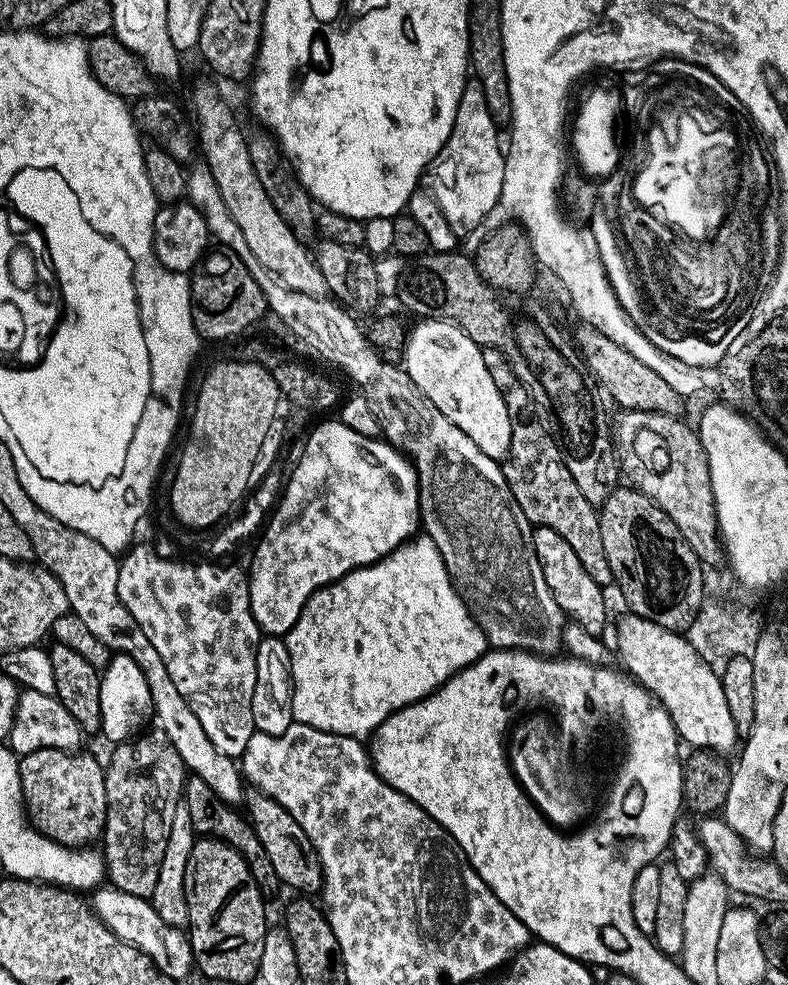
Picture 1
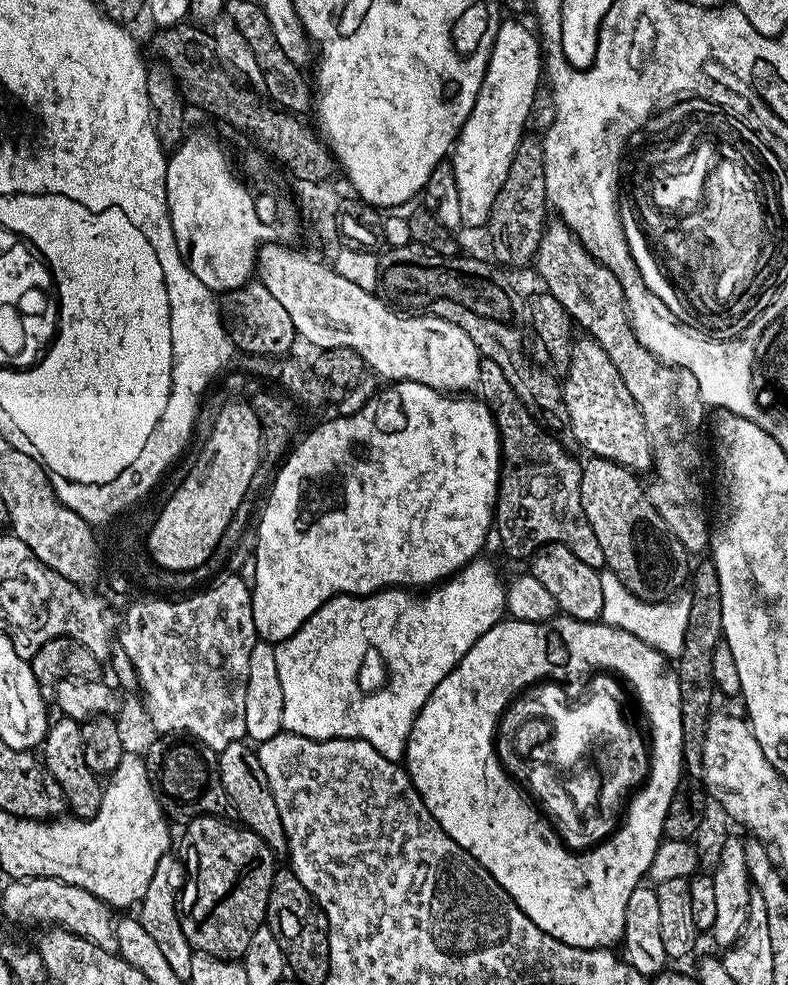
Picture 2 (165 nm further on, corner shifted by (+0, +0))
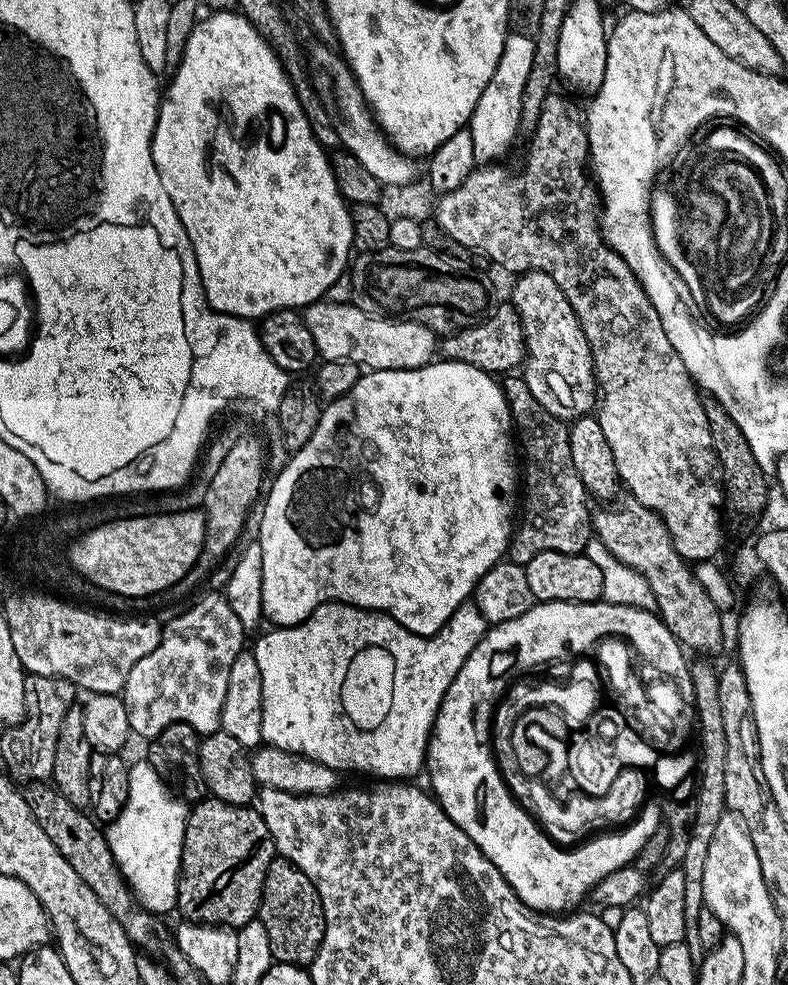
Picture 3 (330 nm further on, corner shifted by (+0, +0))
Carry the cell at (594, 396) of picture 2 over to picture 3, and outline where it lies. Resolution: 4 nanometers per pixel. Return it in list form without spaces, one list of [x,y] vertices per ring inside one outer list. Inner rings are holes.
[[[544,271],[524,272],[515,280],[510,303],[523,324],[526,351],[522,375],[530,394],[565,422],[591,415],[598,404],[598,385],[589,340],[576,311],[558,282]]]

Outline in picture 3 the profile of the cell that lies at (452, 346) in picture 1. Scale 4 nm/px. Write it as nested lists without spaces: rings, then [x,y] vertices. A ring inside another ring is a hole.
[[[327,298],[308,305],[303,309],[304,325],[314,338],[317,353],[325,361],[352,360],[368,370],[378,368],[421,368],[423,364],[433,363],[438,352],[438,336],[435,331],[413,320],[381,318],[379,315],[363,312],[351,302],[337,302]]]

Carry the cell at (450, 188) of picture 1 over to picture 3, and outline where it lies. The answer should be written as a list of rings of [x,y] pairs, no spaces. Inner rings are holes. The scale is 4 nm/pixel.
[[[517,32],[505,35],[502,54],[498,58],[498,66],[486,82],[486,90],[478,98],[472,111],[472,118],[467,125],[469,134],[474,138],[474,158],[477,165],[488,166],[499,156],[508,152],[516,132],[521,131],[520,111],[522,110],[522,94],[526,90],[526,78],[530,78],[530,66],[534,66],[535,39]]]

